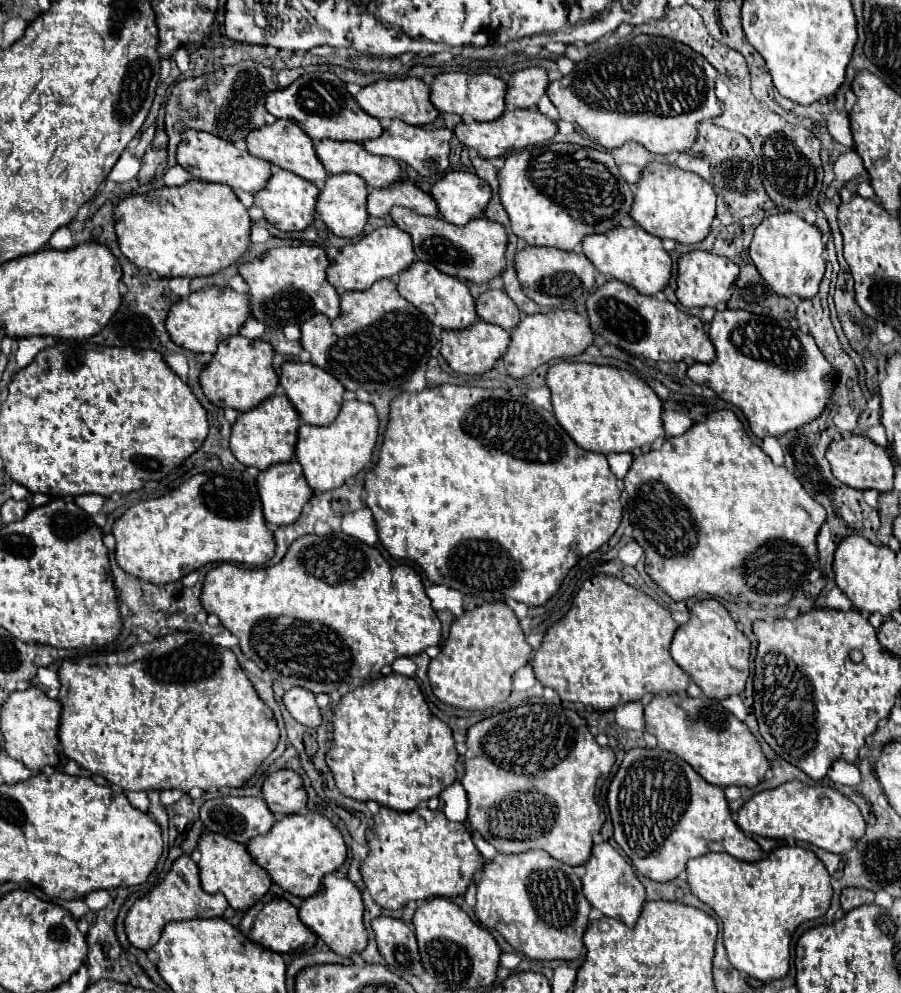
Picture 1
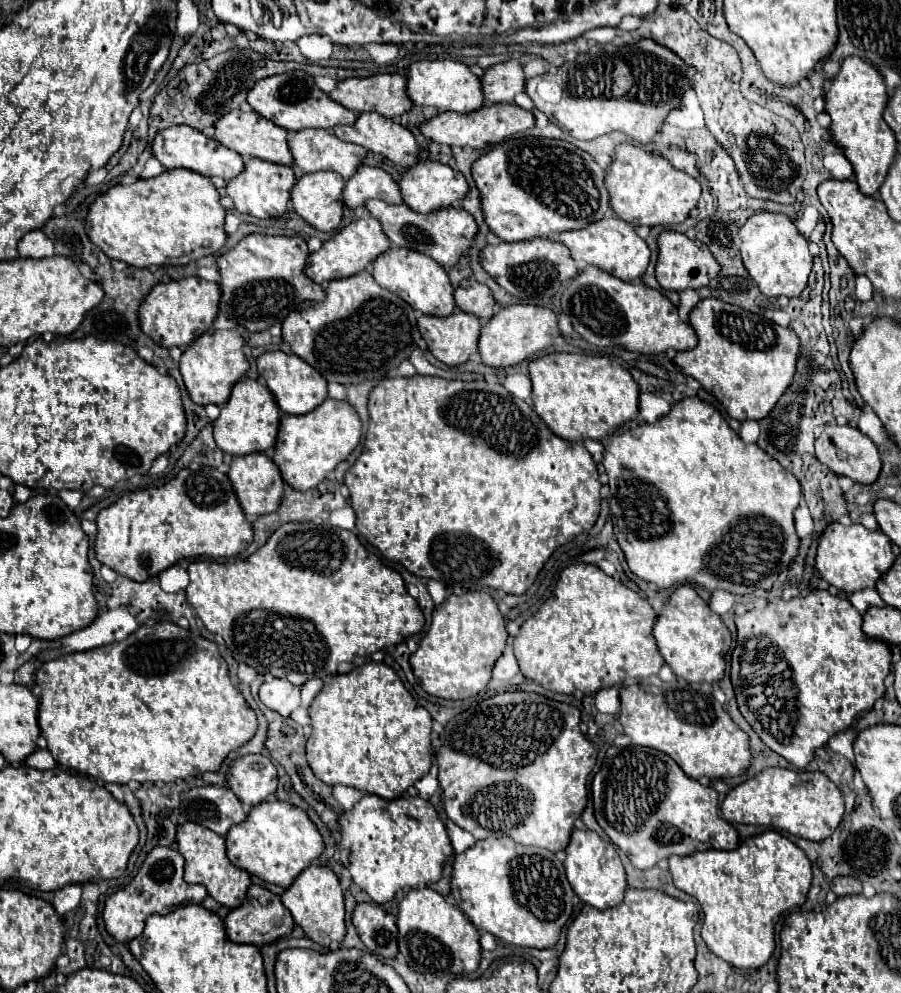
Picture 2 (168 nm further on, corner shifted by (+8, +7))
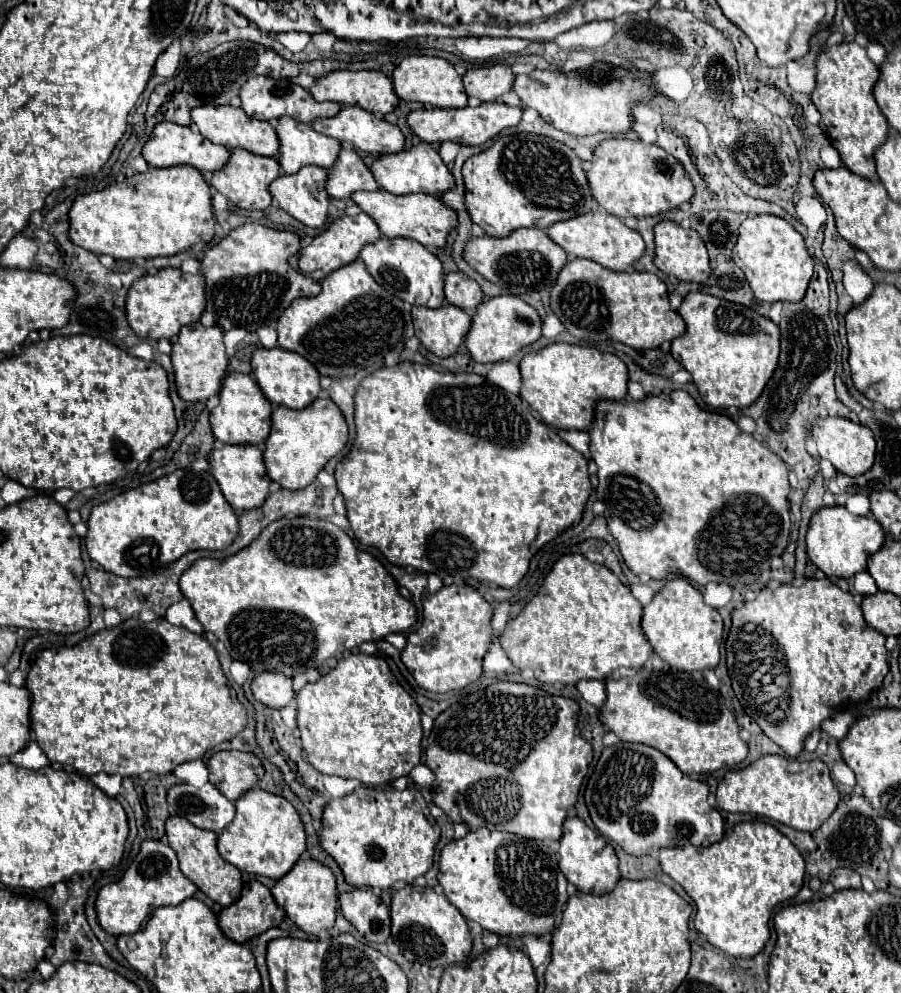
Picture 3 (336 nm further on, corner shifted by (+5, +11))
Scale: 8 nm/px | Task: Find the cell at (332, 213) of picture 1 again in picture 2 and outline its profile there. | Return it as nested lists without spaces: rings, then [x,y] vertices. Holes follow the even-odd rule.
[[[312,172],[296,180],[292,188],[292,206],[310,226],[320,232],[332,232],[342,220],[344,178],[336,172]]]

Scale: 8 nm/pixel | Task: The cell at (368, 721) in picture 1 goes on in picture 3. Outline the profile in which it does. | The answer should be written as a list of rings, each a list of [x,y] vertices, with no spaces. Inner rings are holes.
[[[363,652],[341,658],[335,670],[297,692],[297,728],[301,730],[307,760],[315,770],[321,774],[355,778],[365,786],[389,786],[399,776],[407,776],[421,762],[423,754],[419,704],[403,690],[383,658]]]

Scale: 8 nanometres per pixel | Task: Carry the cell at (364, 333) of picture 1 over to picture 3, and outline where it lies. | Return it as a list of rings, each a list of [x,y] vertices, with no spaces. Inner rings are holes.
[[[355,260],[337,272],[331,272],[321,292],[313,298],[297,298],[279,316],[279,346],[301,354],[321,376],[355,376],[365,368],[381,368],[381,358],[389,352],[401,354],[405,342],[415,336],[411,308],[383,290],[367,272],[361,260]]]

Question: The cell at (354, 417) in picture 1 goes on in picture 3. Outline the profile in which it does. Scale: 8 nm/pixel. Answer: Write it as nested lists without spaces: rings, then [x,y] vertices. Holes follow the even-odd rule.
[[[317,398],[303,410],[279,406],[273,412],[271,434],[265,442],[267,474],[287,490],[301,490],[309,486],[325,464],[345,448],[347,440],[349,428],[345,416],[331,398]]]

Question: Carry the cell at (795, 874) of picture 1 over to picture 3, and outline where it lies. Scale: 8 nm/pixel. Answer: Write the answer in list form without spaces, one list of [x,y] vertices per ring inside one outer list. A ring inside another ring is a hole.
[[[741,822],[721,842],[715,842],[707,848],[695,848],[691,844],[681,848],[665,848],[661,850],[659,860],[663,872],[669,874],[679,886],[683,886],[685,892],[695,900],[695,928],[707,936],[709,944],[713,944],[729,956],[745,958],[753,958],[765,948],[765,944],[771,938],[771,908],[793,898],[801,890],[805,876],[805,860],[797,846],[767,822]]]

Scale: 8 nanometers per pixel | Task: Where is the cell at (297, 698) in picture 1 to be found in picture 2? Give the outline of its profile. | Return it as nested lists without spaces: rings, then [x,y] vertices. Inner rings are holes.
[[[278,678],[264,682],[258,690],[258,696],[266,708],[278,712],[284,718],[288,718],[290,712],[300,706],[300,686]]]

